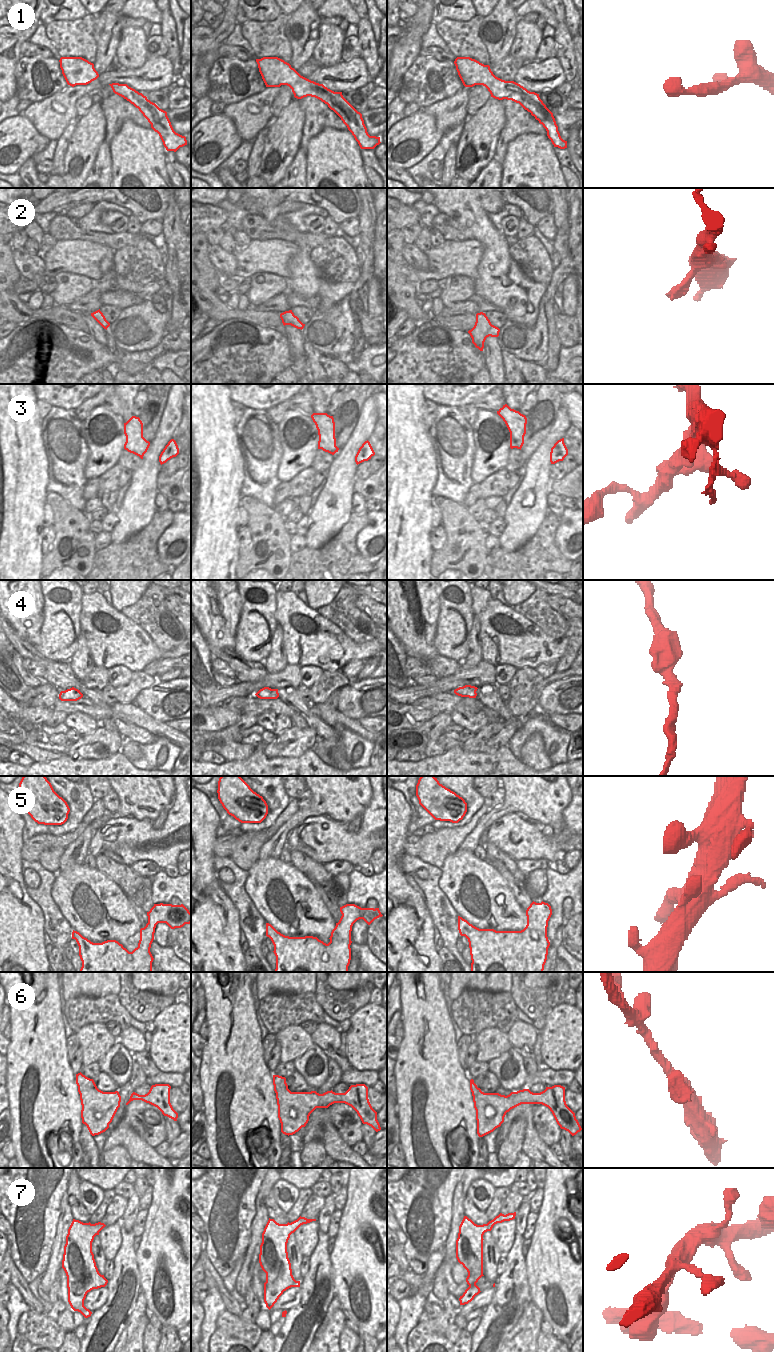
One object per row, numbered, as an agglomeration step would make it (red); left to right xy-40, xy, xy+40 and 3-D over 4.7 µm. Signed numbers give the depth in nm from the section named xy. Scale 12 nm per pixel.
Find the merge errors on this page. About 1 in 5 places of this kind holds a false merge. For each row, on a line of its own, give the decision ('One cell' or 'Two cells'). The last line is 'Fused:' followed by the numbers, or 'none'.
1: One cell
2: One cell
3: One cell
4: One cell
5: One cell
6: One cell
7: One cell
Fused: none.

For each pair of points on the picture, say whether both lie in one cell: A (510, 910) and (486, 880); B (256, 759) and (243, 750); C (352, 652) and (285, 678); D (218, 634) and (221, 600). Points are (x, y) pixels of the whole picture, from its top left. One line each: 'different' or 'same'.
A: same
B: different
C: different
D: same

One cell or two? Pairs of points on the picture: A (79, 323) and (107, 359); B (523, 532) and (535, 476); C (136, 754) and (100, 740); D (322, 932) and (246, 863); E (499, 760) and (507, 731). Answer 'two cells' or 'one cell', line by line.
A: two cells
B: one cell
C: two cells
D: two cells
E: two cells

